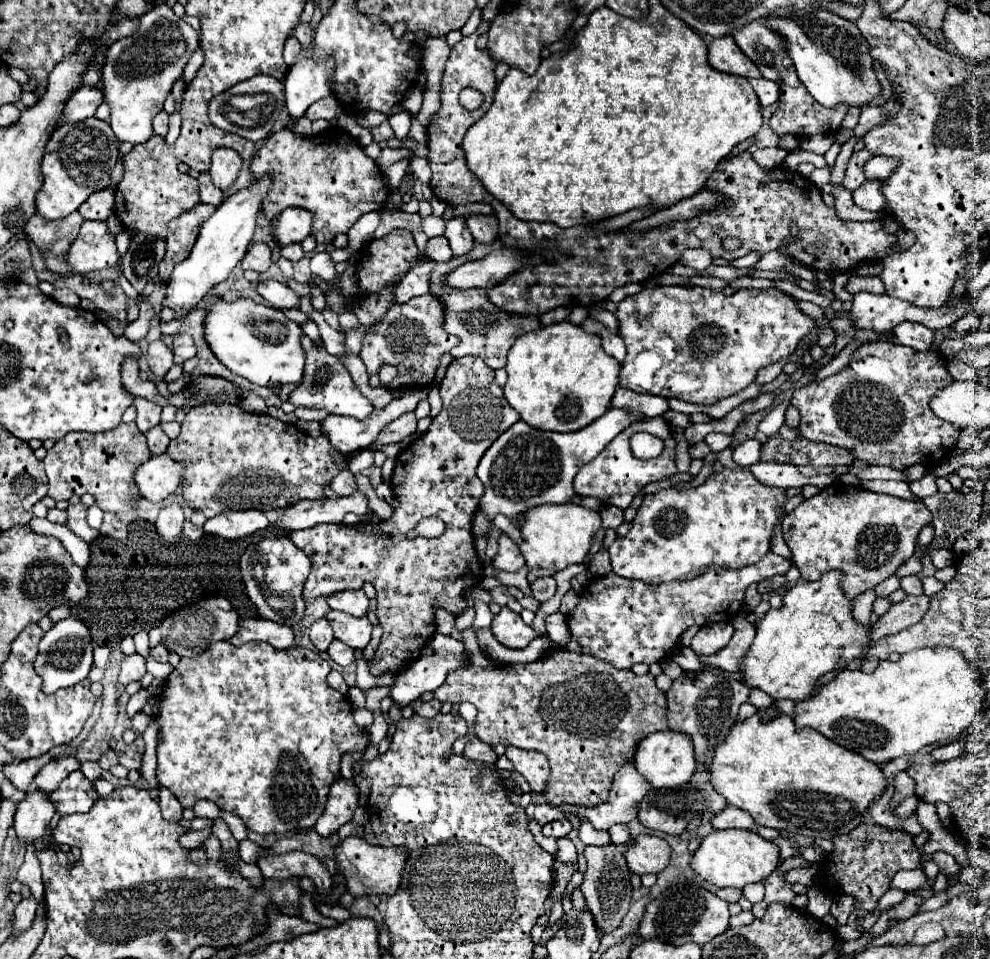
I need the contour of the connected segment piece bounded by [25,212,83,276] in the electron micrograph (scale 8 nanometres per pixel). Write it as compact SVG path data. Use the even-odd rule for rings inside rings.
M79 212L69 214L69 218L61 218L61 222L45 222L41 216L33 216L29 220L29 226L25 226L27 236L43 250L47 268L57 274L71 274L69 268L63 264L63 256L73 242L73 238L79 234L83 218Z

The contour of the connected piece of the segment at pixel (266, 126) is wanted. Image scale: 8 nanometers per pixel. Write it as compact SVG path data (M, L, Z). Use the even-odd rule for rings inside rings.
M259 74L259 76L253 76L249 80L243 80L243 82L235 84L235 86L231 86L229 90L225 90L225 94L219 94L217 98L213 98L209 102L209 118L217 128L233 132L233 134L239 134L239 136L243 136L243 138L247 138L251 142L259 142L259 140L269 138L275 130L279 130L285 124L285 116L287 116L287 110L285 110L283 82L273 78L273 76L265 76L265 74ZM261 92L269 94L269 102L265 106L259 106L259 108L253 108L253 110L237 110L235 106L231 106L233 96L245 96L245 94L251 96L251 94L261 94Z

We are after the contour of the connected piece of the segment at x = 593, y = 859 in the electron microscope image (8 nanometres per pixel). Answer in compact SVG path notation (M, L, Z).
M607 844L607 846L587 846L585 858L587 858L587 872L585 880L581 884L581 890L585 894L587 908L591 910L597 928L603 932L613 932L613 928L619 926L623 916L627 914L629 902L631 902L631 872L625 862L625 852L629 844Z

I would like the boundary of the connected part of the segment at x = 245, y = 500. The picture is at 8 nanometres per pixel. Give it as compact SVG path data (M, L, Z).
M205 404L191 408L181 424L181 434L171 440L167 448L167 454L173 456L173 460L187 464L181 482L185 504L193 510L201 510L207 518L213 518L221 514L221 510L275 510L303 498L325 498L325 486L329 486L333 476L339 472L335 456L341 456L341 452L333 448L323 434L313 438L295 430L295 426L269 414L241 412L241 408L233 404Z

